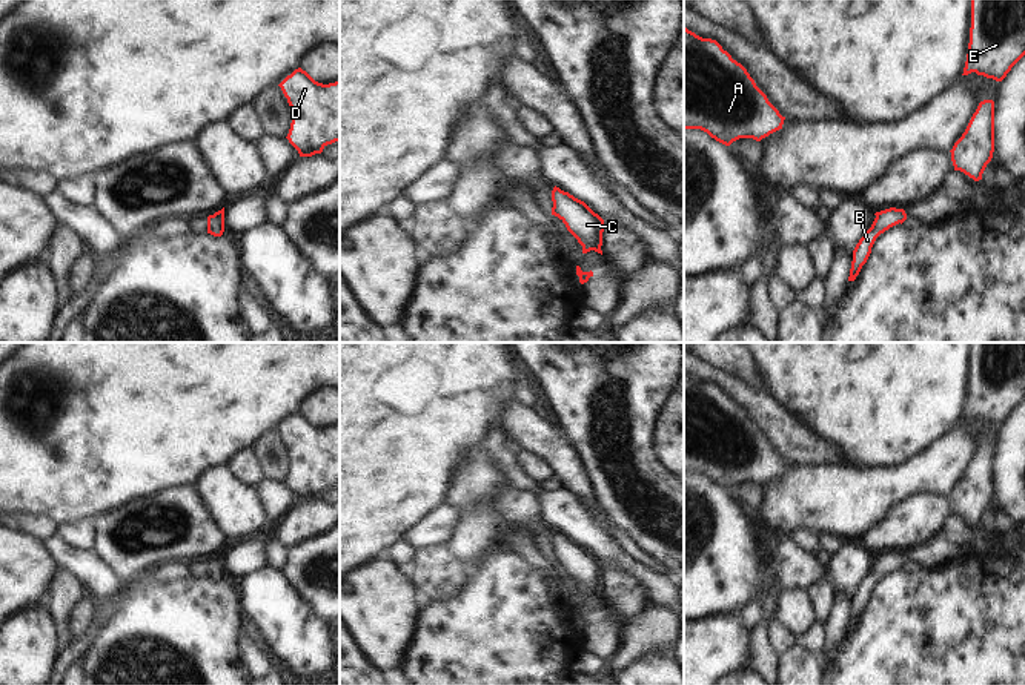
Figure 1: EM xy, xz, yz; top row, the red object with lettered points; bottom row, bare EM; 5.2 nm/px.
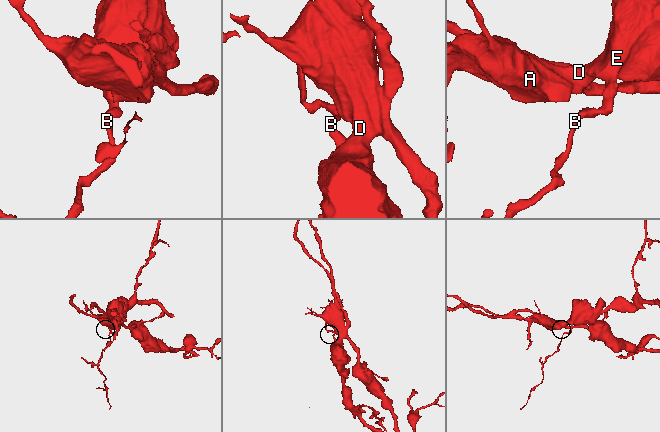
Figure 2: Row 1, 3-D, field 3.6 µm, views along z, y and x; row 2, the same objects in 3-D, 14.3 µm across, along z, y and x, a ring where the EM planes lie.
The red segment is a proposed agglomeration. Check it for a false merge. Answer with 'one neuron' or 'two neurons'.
one neuron

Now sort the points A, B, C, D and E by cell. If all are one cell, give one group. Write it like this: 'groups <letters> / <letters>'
groups A B C D E

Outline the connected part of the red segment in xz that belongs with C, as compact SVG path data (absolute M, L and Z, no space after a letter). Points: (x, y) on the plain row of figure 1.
M556 530L552 534L552 545L552 559L558 561L578 584L582 590L582 597L595 594L602 599L604 564L584 545Z

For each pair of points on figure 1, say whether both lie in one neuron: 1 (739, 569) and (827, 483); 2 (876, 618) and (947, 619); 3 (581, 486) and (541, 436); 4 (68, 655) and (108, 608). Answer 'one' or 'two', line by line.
1: two
2: one
3: one
4: one

